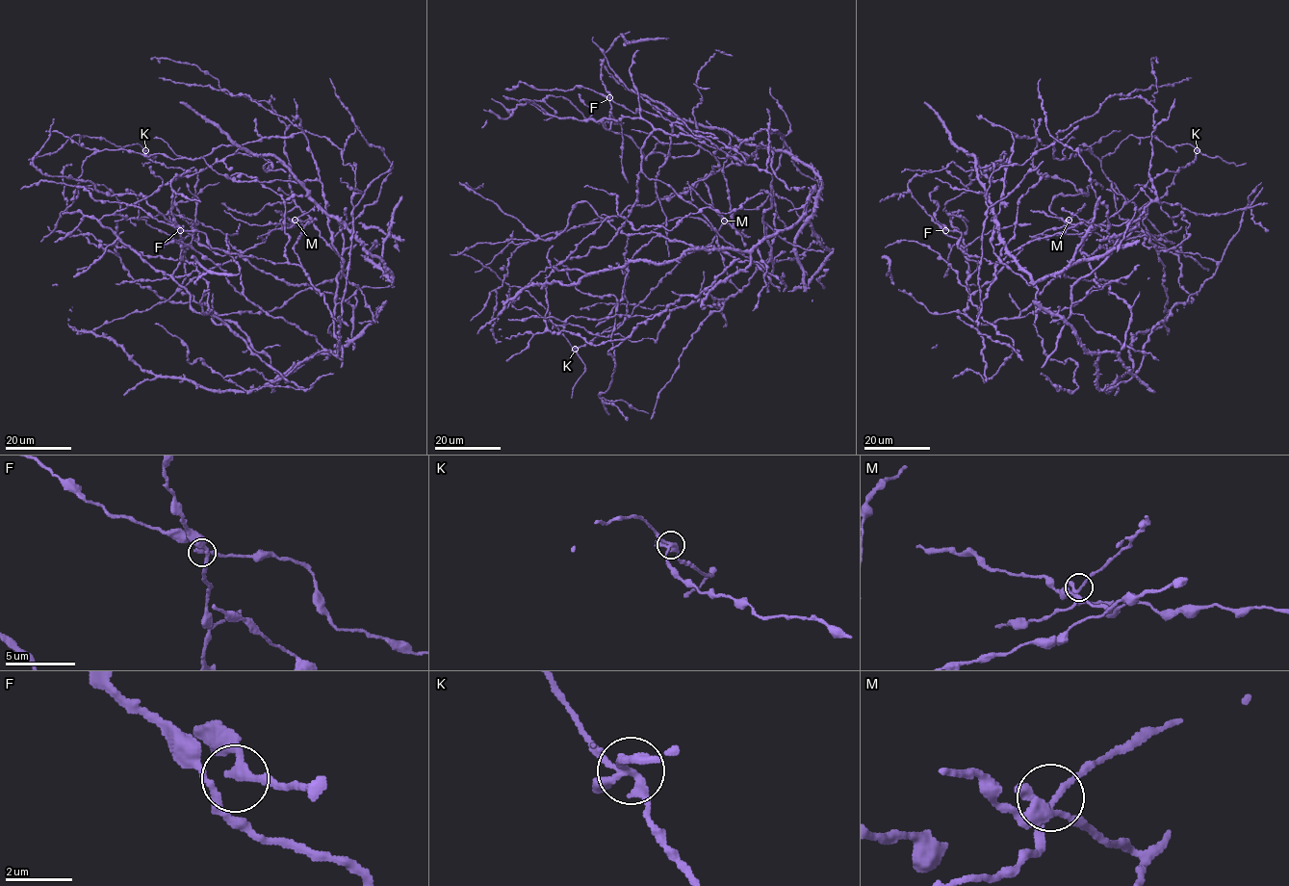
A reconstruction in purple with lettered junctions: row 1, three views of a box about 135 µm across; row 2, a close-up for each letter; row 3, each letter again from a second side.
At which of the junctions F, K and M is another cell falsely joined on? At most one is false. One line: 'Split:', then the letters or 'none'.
Split: K

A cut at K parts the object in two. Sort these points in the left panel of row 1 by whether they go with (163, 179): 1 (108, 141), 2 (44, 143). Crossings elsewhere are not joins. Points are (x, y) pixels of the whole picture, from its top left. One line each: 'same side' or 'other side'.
1: other side
2: same side

